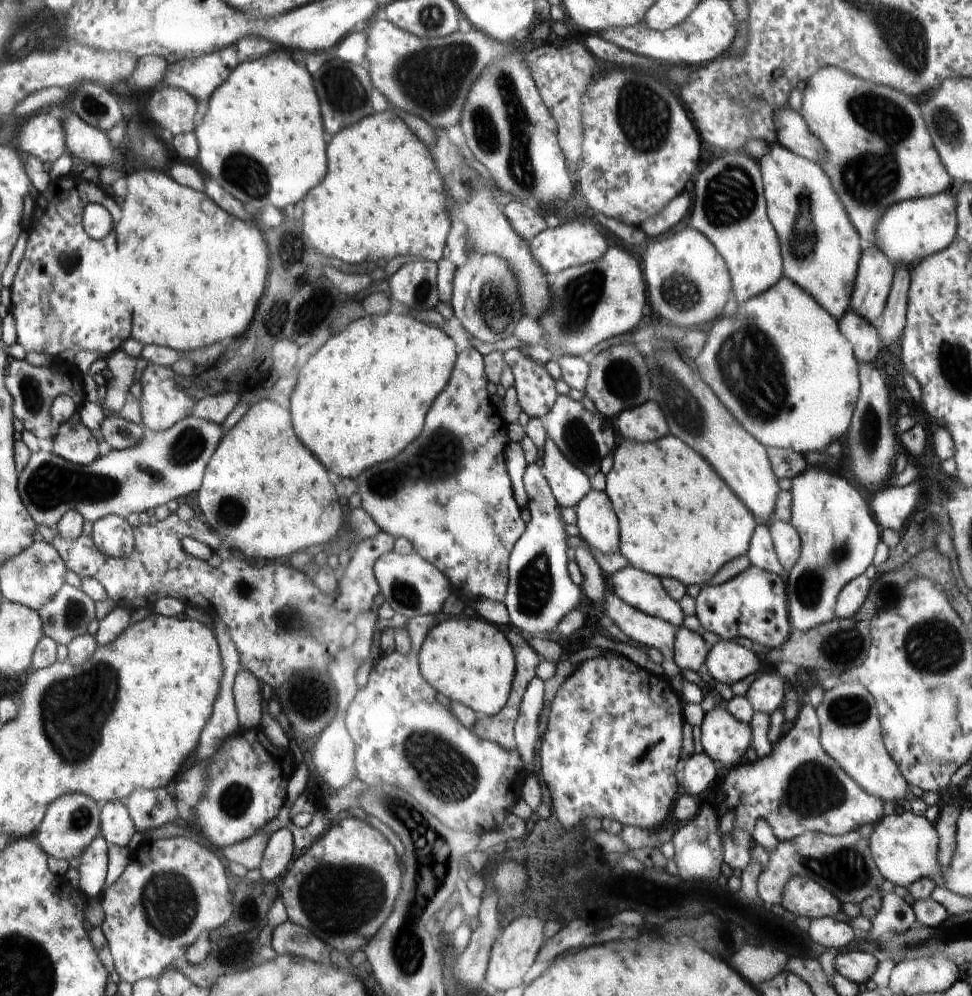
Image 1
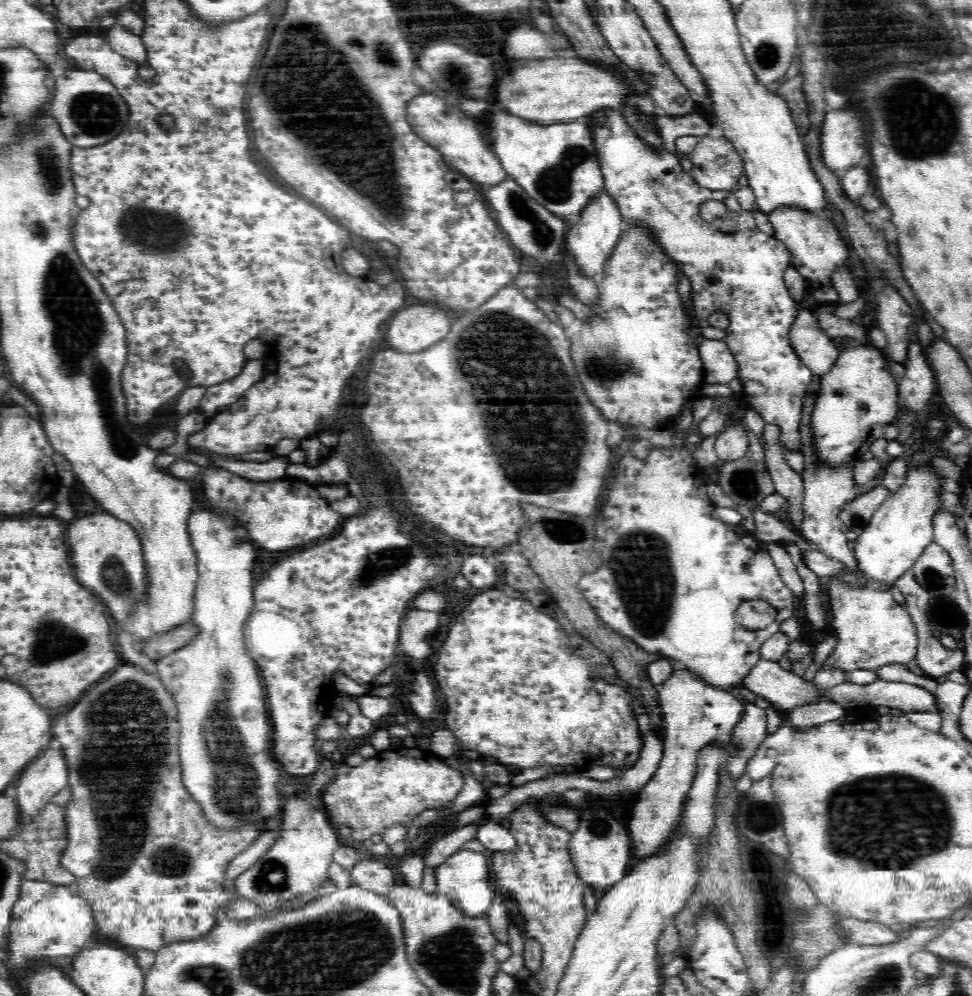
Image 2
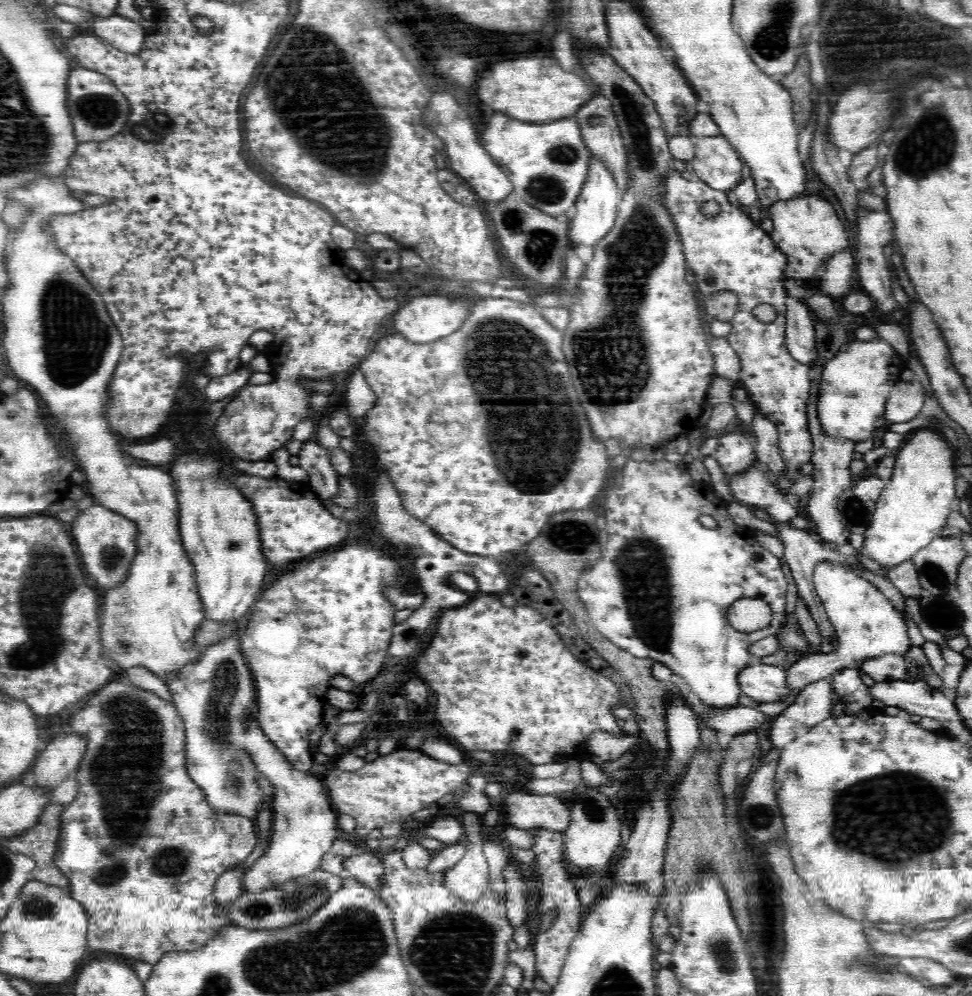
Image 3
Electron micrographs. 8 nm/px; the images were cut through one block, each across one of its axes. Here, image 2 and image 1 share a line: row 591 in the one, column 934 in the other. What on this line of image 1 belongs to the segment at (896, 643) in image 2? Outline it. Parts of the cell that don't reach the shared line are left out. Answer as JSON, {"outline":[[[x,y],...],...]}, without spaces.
{"outline":[[[907,807],[888,814],[883,821],[876,822],[868,839],[875,866],[884,880],[893,885],[910,887],[923,877],[930,877],[935,888],[945,888],[939,878],[939,838],[934,824],[928,822],[924,815],[913,814]]]}

